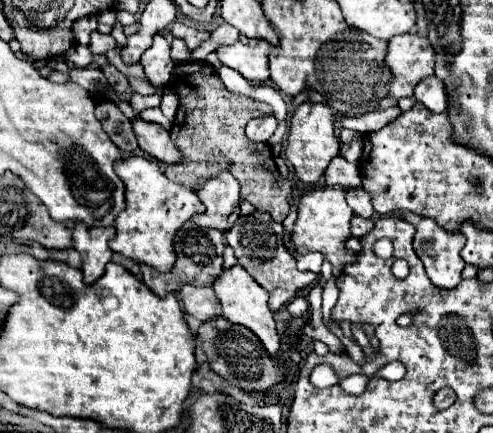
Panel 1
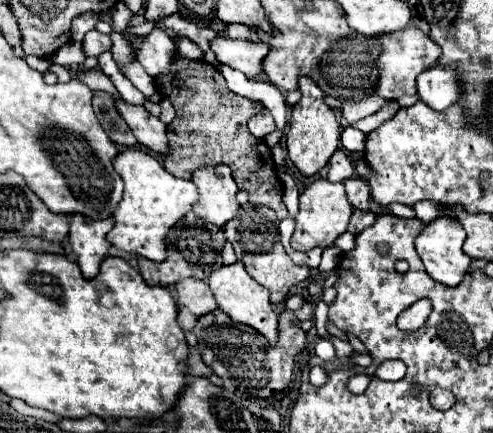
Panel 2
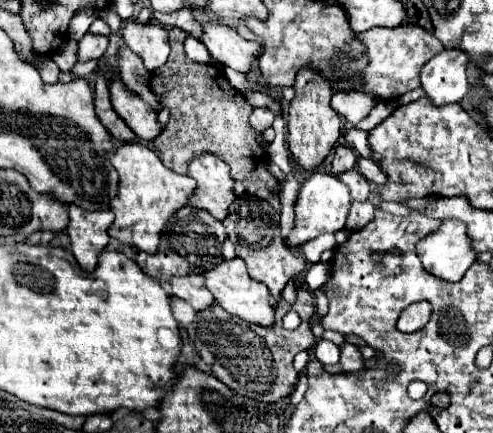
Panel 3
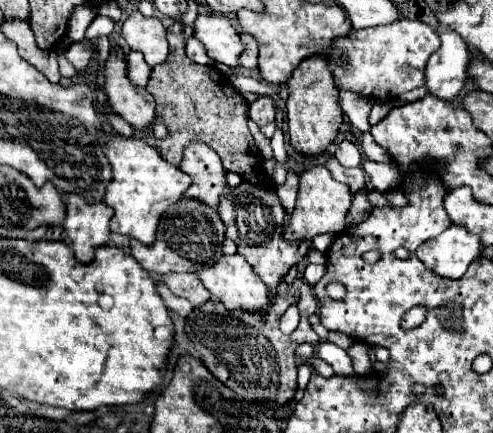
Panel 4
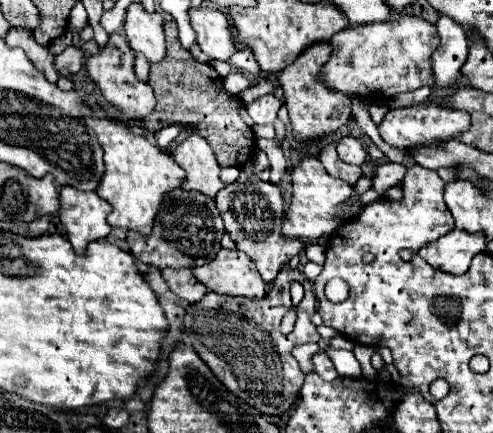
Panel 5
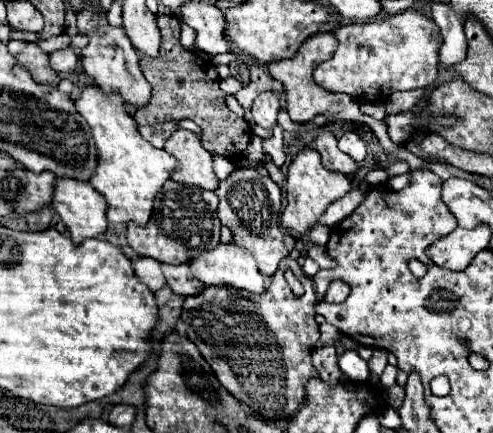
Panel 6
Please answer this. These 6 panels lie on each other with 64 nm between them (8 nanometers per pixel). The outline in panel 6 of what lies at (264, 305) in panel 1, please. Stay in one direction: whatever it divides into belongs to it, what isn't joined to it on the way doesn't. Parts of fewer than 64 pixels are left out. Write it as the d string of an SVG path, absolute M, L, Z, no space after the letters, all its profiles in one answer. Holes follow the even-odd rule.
M218 244L216 250L200 252L198 260L190 264L192 274L208 288L234 288L252 294L266 290L266 280L256 268L256 260L244 248L230 244Z

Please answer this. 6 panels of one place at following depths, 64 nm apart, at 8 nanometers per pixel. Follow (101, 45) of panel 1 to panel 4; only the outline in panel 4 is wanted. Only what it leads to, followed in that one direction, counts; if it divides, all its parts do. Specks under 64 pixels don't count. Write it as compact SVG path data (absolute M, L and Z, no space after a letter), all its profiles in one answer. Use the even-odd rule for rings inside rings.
M92 38L92 40L82 40L82 42L74 42L74 44L68 48L66 56L68 56L68 60L74 64L76 70L82 70L82 68L86 68L88 62L92 60L92 52L94 52L96 48L98 48L98 40L96 40L96 38Z

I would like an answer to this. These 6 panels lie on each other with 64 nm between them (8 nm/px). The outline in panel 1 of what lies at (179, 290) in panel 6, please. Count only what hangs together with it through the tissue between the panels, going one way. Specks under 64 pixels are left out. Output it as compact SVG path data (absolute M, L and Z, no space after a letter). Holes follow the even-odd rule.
M186 284L184 288L180 288L178 298L180 298L184 310L188 314L192 314L194 318L198 318L200 322L212 320L212 318L222 314L220 302L216 300L216 294L210 286L190 286L190 284Z

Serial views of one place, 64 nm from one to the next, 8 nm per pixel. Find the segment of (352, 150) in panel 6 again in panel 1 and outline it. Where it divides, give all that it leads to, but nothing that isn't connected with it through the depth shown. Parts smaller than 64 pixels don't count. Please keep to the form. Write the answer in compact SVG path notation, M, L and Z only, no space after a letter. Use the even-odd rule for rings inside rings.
M336 156L324 174L326 186L340 186L344 190L360 186L360 172L356 164L346 162L342 156Z

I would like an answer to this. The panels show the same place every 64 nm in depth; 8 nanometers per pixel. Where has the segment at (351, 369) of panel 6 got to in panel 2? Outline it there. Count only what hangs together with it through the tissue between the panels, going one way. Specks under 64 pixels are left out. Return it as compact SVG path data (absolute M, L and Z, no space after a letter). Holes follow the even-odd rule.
M318 340L318 342L316 342L316 356L320 356L324 362L334 360L334 358L336 358L336 352L334 352L332 342L328 342L328 340Z

